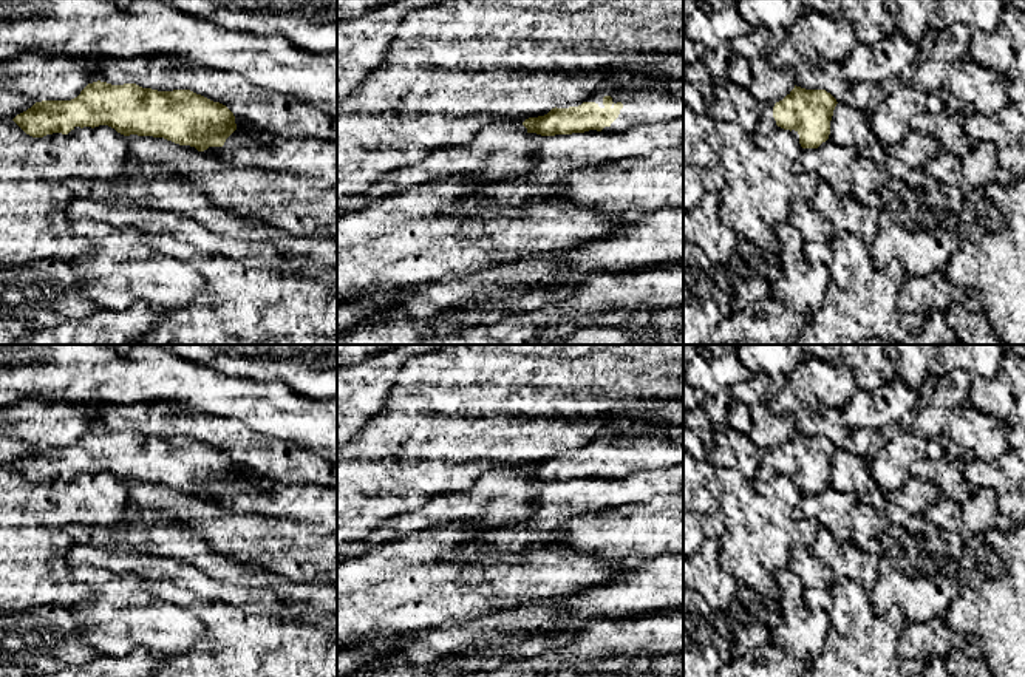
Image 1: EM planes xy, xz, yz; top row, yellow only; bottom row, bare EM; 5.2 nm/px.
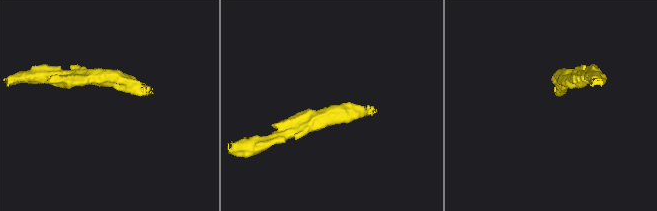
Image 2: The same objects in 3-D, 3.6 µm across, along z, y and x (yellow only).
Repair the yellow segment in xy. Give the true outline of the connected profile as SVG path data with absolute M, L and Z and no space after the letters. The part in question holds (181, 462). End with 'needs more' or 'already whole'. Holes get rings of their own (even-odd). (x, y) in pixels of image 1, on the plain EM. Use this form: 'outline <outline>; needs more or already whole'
outline M107 428L88 430L71 447L42 447L12 465L26 481L43 484L53 479L68 481L76 473L108 471L124 482L164 484L179 492L204 498L209 493L223 493L237 476L233 459L223 450L213 448L190 436L158 437L136 430L111 431Z; already whole

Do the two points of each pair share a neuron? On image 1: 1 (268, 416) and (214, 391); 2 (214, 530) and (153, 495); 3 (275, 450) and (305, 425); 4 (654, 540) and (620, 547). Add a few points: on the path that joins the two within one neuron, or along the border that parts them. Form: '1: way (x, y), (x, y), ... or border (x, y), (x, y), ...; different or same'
1: way (254, 404), (249, 401), (232, 401), (228, 396); same
2: way (200, 515), (183, 498), (169, 498); same
3: border (254, 432), (289, 441), (319, 456); different
4: way (647, 540), (628, 540); same

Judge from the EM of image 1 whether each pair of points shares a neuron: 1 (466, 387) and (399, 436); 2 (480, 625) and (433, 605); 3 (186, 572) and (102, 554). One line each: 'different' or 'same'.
1: same
2: different
3: same

